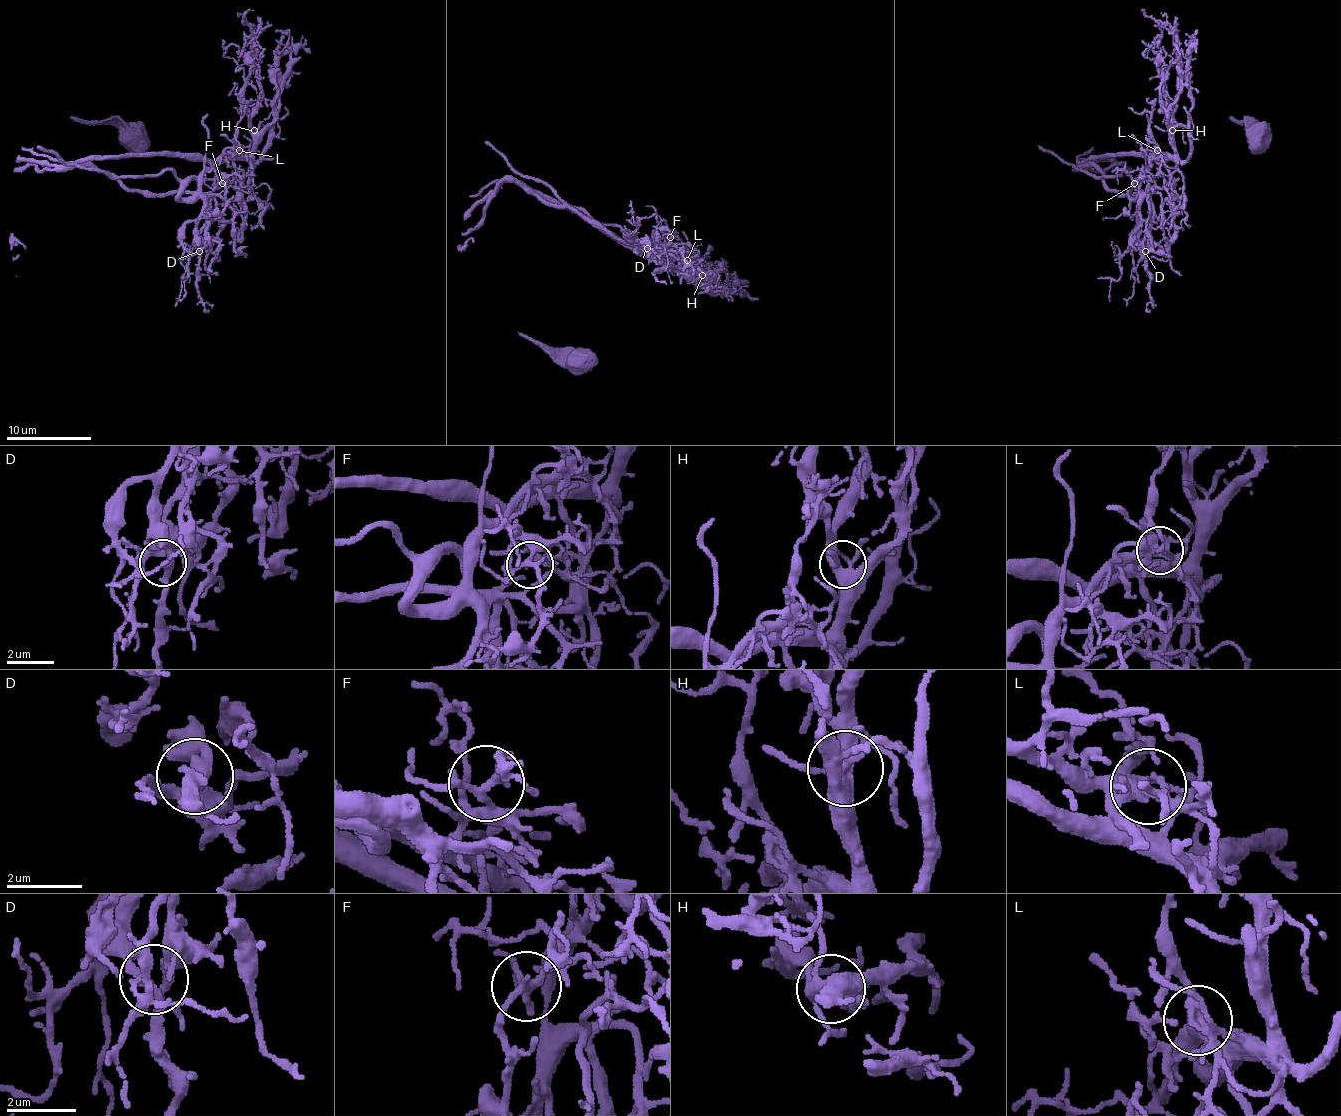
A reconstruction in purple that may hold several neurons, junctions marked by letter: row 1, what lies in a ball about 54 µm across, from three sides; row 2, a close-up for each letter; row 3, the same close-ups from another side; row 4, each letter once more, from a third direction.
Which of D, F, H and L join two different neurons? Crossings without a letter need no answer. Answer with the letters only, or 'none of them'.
L

